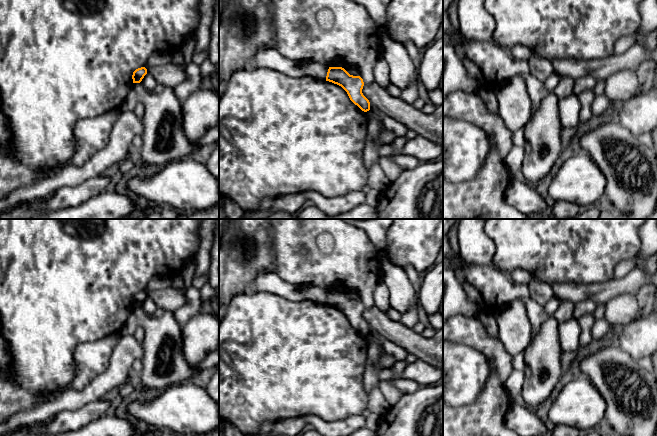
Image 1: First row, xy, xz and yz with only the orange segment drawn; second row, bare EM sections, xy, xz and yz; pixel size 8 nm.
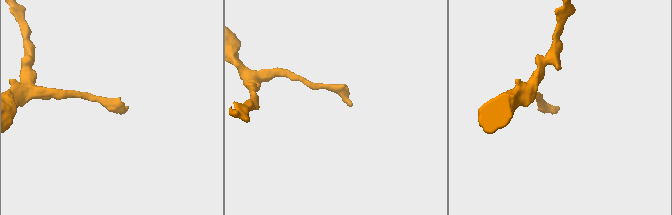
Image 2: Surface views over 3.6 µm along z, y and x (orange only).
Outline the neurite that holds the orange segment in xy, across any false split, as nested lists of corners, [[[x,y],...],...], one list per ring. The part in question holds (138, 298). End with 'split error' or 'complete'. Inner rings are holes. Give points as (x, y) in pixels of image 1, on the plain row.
[[[145,291],[136,293],[132,299],[133,307],[140,307],[146,298],[147,293]]]; complete

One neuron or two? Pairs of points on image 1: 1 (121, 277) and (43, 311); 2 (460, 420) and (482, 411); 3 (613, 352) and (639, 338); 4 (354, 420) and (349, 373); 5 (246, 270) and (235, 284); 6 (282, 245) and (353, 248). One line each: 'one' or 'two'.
1: one
2: one
3: two
4: two
5: one
6: one

